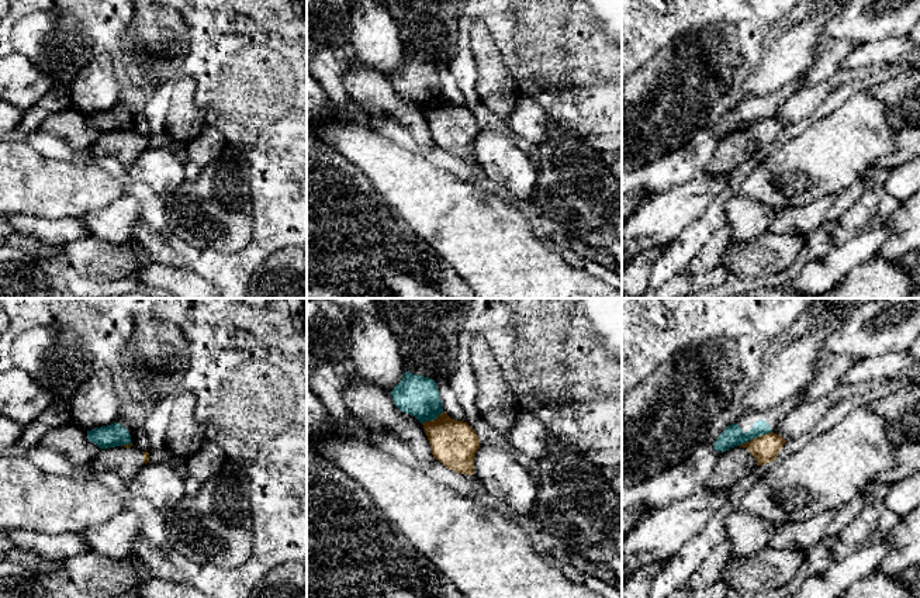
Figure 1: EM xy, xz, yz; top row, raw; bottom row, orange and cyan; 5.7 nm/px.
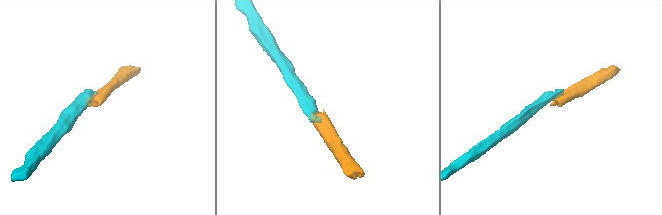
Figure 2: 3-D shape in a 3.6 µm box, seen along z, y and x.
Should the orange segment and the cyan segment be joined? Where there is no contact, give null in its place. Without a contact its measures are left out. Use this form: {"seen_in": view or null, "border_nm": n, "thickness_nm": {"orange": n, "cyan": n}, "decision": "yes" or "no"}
{"seen_in": "xz", "border_nm": 150, "thickness_nm": {"orange": 260, "cyan": 240}, "decision": "no"}

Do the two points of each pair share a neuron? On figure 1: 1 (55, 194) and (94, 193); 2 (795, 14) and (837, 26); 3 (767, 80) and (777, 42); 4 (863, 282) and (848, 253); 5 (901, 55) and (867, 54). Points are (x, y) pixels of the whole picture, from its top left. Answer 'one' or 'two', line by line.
1: one
2: two
3: one
4: two
5: one

